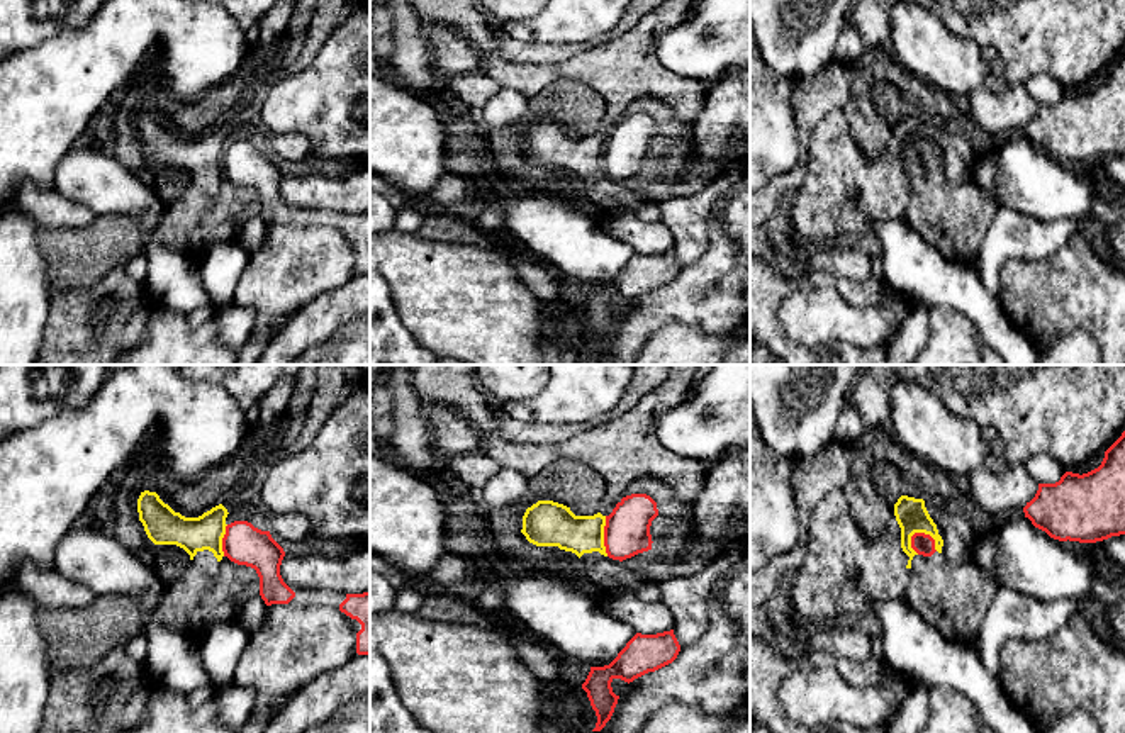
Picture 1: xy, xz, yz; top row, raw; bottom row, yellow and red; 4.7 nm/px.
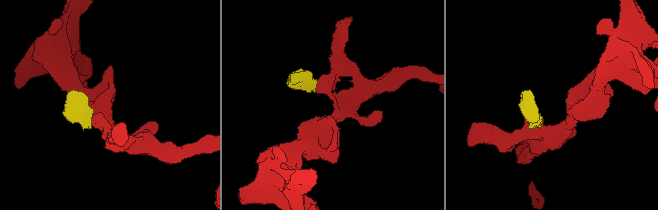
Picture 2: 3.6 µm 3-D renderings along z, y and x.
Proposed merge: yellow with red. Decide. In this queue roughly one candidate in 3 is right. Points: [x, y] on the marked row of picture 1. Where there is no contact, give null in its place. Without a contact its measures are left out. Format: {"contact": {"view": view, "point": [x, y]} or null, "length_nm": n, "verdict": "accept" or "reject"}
{"contact": {"view": "yz", "point": [927, 533]}, "length_nm": 150, "verdict": "reject"}

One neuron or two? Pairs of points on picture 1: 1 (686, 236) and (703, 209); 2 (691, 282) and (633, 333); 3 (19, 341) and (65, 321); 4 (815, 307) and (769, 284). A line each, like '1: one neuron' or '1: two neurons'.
1: one neuron
2: one neuron
3: two neurons
4: two neurons

